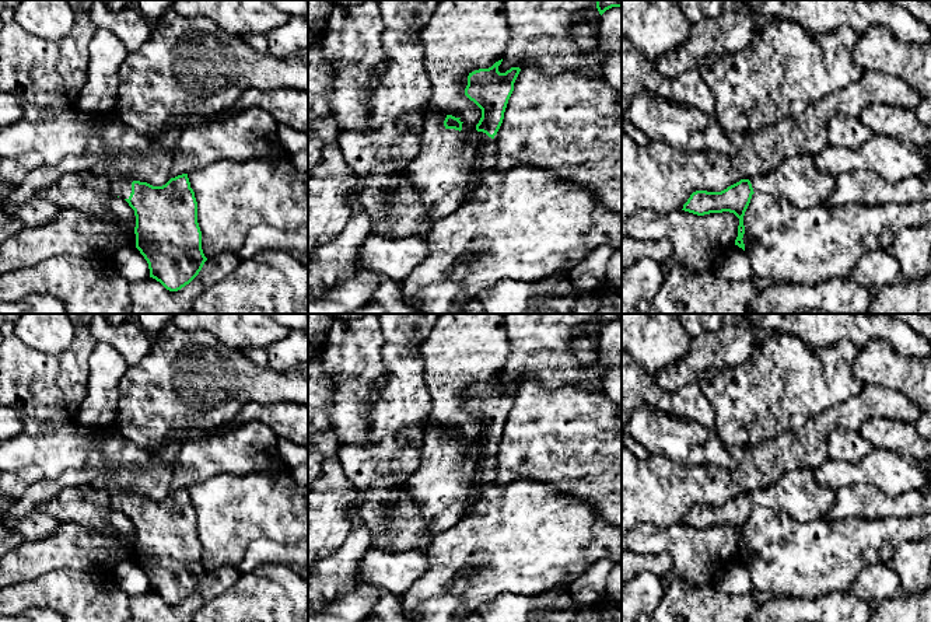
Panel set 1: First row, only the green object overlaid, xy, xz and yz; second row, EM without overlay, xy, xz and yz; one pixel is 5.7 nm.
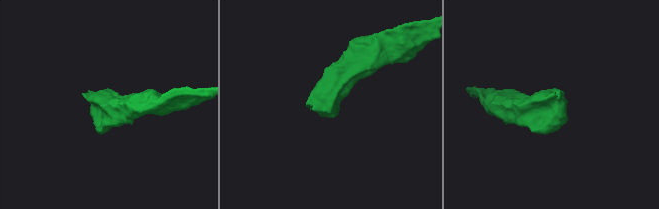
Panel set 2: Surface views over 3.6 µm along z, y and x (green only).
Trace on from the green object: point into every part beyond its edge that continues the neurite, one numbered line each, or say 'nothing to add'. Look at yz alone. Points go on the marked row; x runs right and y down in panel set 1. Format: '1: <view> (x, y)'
1: yz (798, 180)

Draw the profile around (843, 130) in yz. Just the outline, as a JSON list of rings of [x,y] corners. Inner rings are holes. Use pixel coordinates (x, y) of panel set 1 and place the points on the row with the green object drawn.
[[[839,115],[827,122],[827,137],[830,146],[854,148],[872,139],[874,132],[858,118]]]

